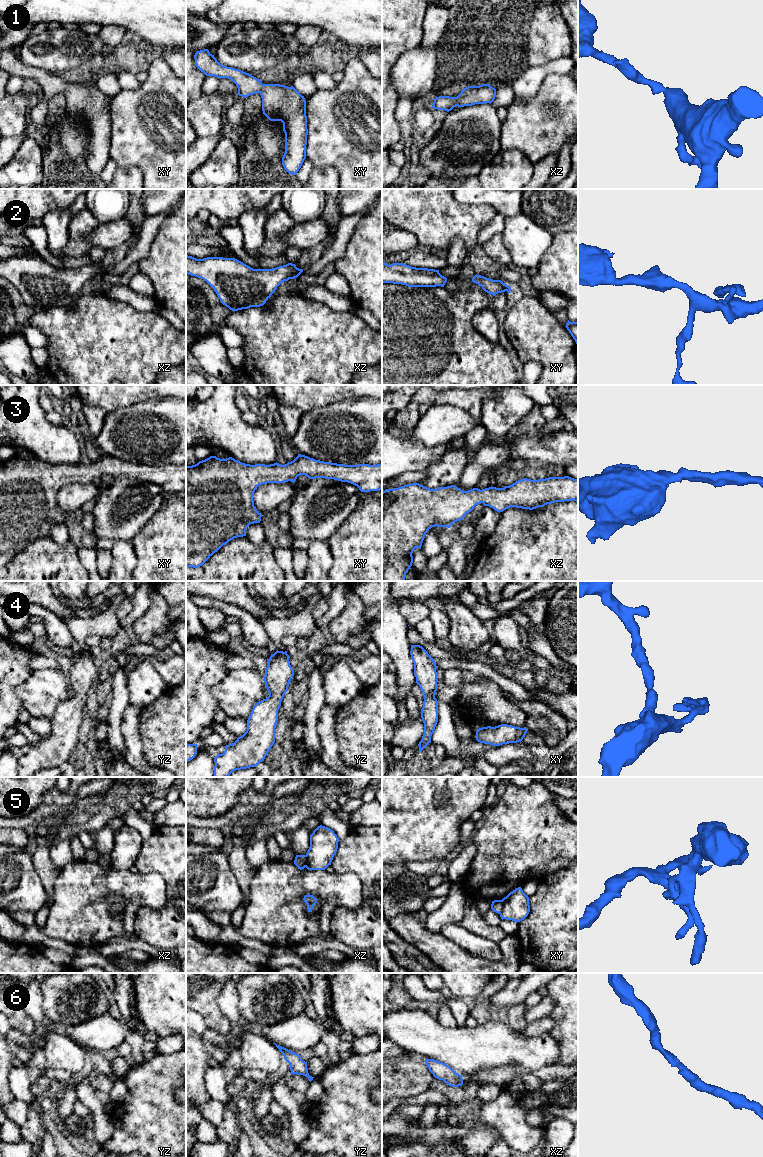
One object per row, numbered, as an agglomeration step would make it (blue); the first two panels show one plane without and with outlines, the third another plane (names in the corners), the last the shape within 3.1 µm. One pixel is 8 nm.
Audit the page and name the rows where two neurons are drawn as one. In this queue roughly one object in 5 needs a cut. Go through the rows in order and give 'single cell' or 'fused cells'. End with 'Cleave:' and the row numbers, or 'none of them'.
1: single cell
2: single cell
3: single cell
4: single cell
5: fused cells
6: single cell
Cleave: 5

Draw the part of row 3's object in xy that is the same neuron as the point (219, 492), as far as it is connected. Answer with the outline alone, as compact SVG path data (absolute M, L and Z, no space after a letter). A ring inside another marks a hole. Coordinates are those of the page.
M305 455L298 456L285 465L274 463L245 464L232 457L220 459L216 456L199 461L192 466L186 466L186 567L198 568L202 566L223 545L237 537L246 536L250 524L260 523L262 514L254 506L253 495L259 485L267 483L294 482L300 475L309 479L325 478L351 483L361 492L378 491L382 489L382 464L345 465L315 460Z

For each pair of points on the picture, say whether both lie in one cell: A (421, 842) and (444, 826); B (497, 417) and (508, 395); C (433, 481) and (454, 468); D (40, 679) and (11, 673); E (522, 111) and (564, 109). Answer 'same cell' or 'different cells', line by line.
A: same cell
B: same cell
C: same cell
D: different cells
E: same cell

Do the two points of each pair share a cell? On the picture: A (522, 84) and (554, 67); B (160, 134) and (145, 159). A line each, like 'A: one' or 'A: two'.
A: one
B: one

